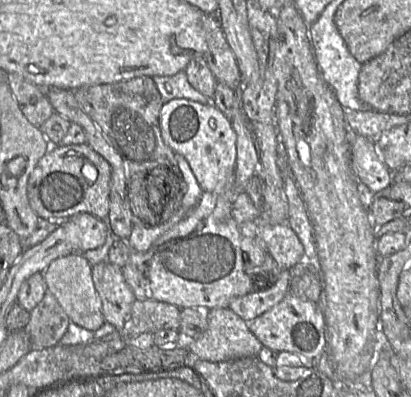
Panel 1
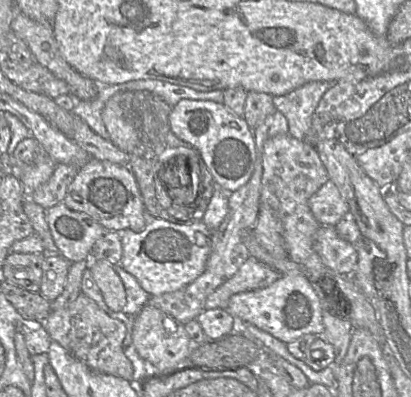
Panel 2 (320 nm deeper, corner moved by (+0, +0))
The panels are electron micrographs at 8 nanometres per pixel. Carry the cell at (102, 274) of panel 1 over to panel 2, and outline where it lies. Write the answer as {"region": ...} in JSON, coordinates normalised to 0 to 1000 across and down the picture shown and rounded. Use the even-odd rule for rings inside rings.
{"region":[[[363,768],[345,773],[324,798],[321,869],[363,919],[372,947],[389,952],[462,922],[453,909],[472,872],[448,826],[448,814]]]}

